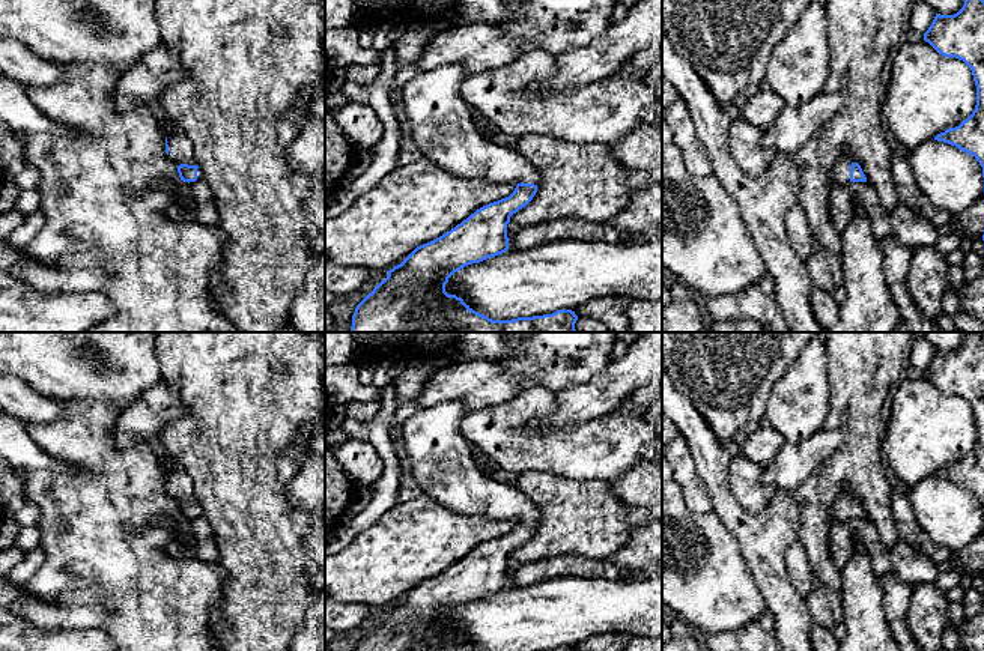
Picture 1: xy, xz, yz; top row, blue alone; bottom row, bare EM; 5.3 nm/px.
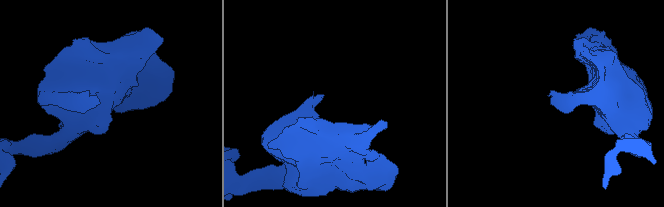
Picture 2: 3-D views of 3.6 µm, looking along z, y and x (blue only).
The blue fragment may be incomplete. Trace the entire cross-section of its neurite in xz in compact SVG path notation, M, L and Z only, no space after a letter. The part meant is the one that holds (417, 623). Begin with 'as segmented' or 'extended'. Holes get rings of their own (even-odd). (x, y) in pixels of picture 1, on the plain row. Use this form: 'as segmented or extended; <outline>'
extended; M448 401L418 409L402 427L406 465L421 492L457 514L477 514L490 519L515 520L515 528L489 540L442 573L417 583L400 601L388 607L354 651L480 651L456 631L445 628L448 615L462 604L500 592L509 586L507 561L510 553L525 544L540 522L539 507L513 483L492 480L475 465L472 445L462 433L468 415L465 406Z

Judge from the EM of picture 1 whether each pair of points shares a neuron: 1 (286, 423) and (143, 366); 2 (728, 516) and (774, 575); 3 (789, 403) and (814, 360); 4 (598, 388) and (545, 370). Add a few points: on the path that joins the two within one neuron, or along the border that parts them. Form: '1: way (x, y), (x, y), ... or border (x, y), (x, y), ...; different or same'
1: border (155, 348), (163, 378); different
2: way (744, 531), (763, 551), (765, 560); same
3: way (799, 393), (805, 385), (810, 370); same
4: border (610, 361), (587, 381), (554, 393); different

